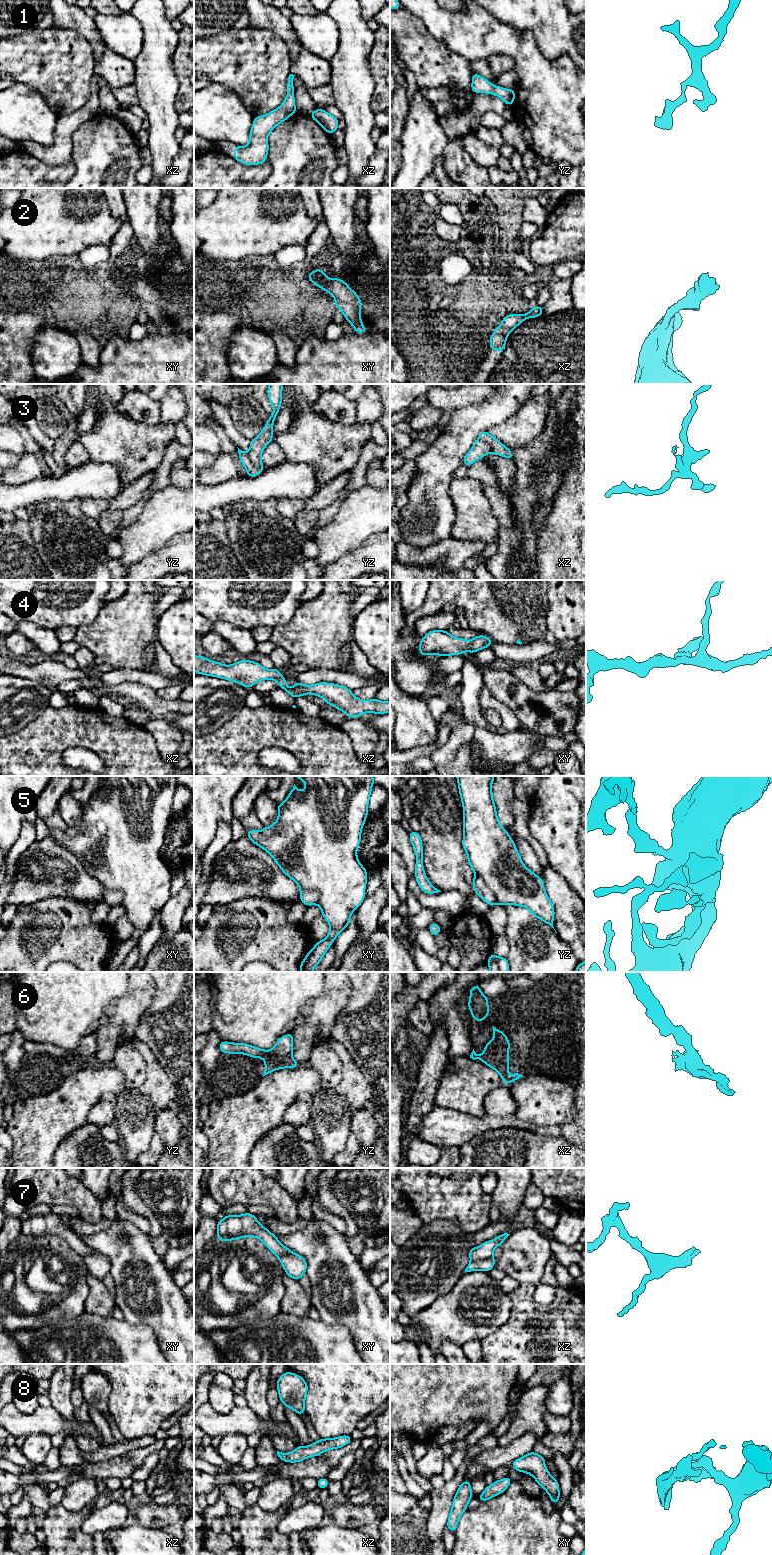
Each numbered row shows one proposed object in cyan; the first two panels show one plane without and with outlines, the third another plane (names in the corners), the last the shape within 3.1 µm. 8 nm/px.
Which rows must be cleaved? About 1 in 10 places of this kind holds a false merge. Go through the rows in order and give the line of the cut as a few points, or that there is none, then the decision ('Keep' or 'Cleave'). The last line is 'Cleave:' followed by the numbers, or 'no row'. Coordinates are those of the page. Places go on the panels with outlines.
1: No split. Keep
2: No split. Keep
3: No split. Keep
4: No split. Keep
5: No split. Keep
6: No split. Keep
7: No split. Keep
8: No split. Keep
Cleave: no row

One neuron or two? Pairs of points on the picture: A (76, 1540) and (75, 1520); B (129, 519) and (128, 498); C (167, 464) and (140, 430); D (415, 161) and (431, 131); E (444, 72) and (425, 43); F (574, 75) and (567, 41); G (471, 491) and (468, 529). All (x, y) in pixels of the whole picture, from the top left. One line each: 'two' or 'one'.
A: one
B: two
C: two
D: one
E: one
F: two
G: one

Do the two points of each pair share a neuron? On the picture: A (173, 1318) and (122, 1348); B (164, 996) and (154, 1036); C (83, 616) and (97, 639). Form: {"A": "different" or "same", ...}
{"A": "different", "B": "same", "C": "different"}

